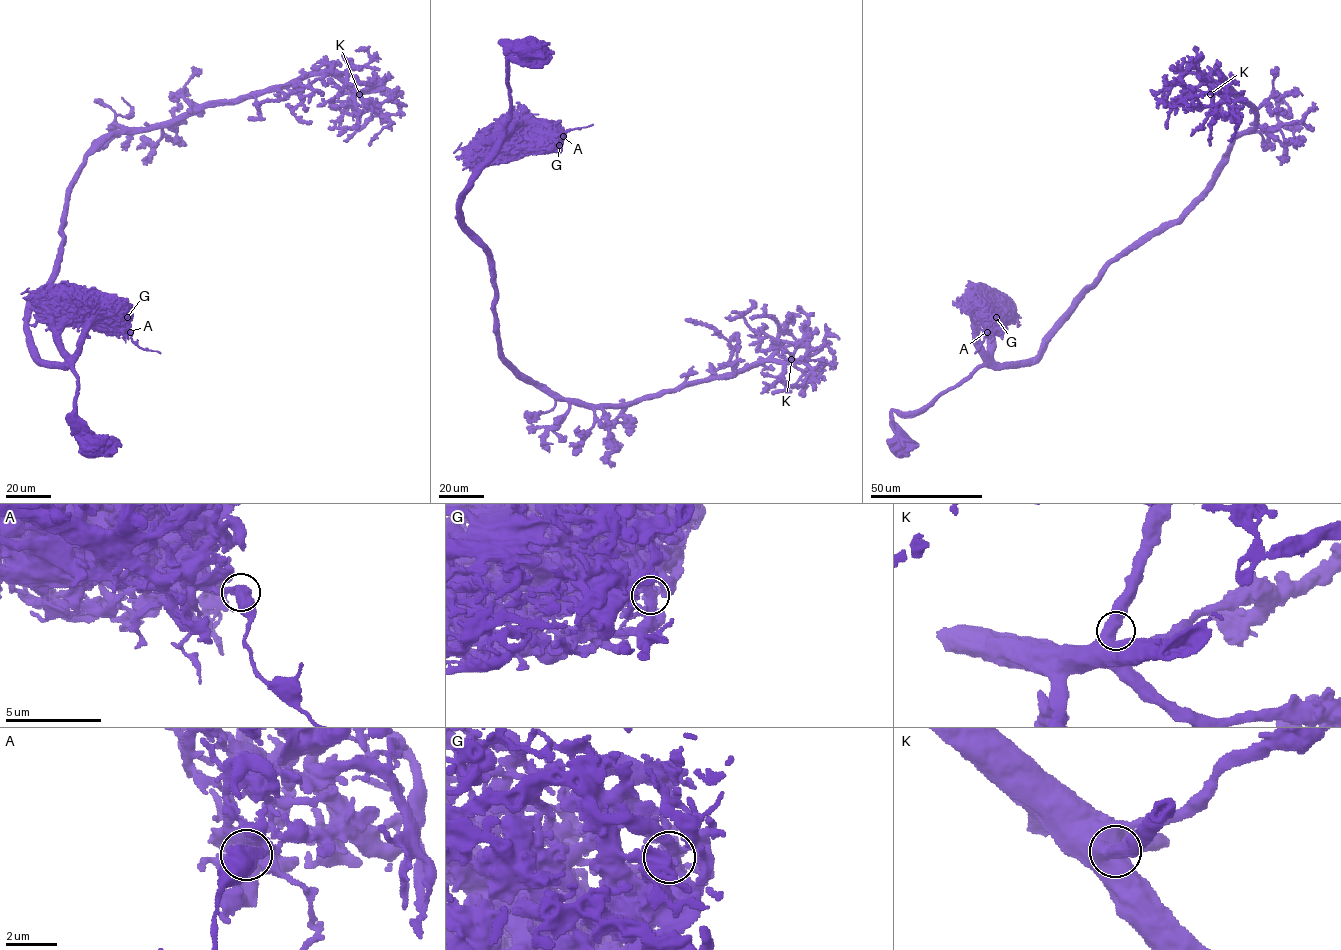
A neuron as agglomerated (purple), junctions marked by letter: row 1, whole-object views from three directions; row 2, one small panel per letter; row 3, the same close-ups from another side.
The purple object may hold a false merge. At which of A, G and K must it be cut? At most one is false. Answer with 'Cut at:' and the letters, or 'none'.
Cut at: A

